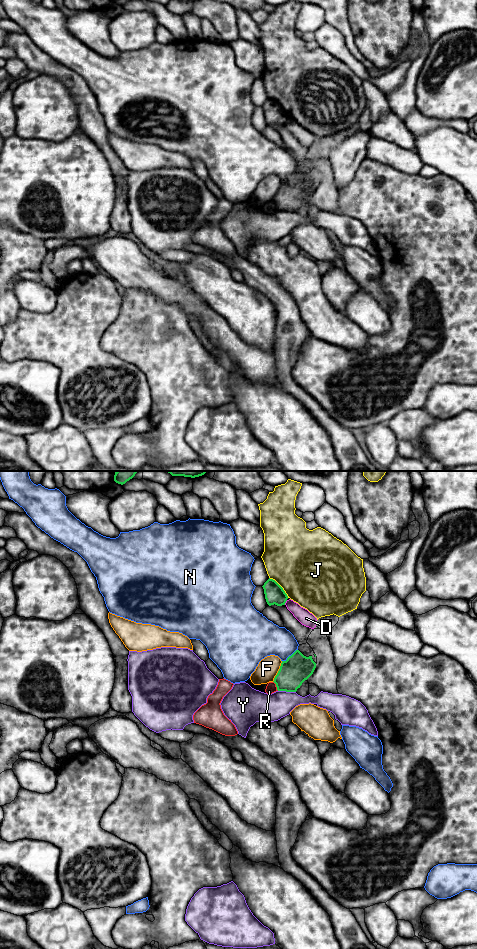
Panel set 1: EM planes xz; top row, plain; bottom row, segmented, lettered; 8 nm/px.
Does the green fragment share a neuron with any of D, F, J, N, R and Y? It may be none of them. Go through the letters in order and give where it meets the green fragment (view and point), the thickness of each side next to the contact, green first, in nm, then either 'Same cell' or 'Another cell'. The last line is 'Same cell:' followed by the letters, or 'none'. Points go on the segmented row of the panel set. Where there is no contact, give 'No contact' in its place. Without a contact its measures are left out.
D: Touches green at xz (285, 602). Thickness 160 nm (green) against 120 nm. Another cell
F: Touches green at xz (278, 671). Thickness 220 nm (green) against 170 nm. Another cell
J: Touches green at xz (280, 586). Thickness 160 nm (green) against 500 nm. Another cell
N: Touches green at xz (289, 656). Thickness 220 nm (green) against 280 nm. Another cell
R: Touches green at xz (276, 686). Thickness 220 nm (green) against 80 nm. Another cell
Y: Touches green at xz (287, 691). Thickness 220 nm (green) against 240 nm. Another cell
Same cell: none

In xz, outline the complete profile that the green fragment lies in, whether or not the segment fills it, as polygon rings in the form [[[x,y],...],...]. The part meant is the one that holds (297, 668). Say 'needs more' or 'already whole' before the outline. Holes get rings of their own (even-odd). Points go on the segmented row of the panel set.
already whole; [[[296,650],[286,661],[282,661],[274,678],[278,691],[296,692],[314,672],[316,663],[312,656],[306,657]]]

